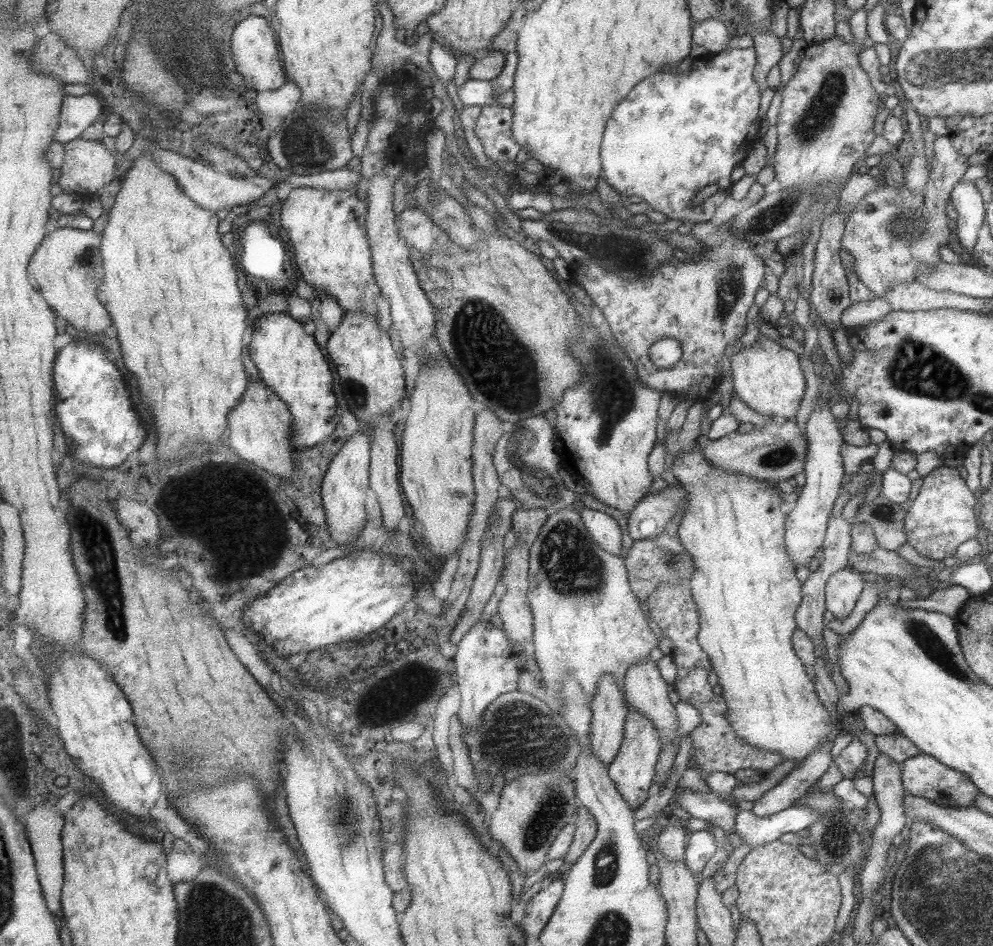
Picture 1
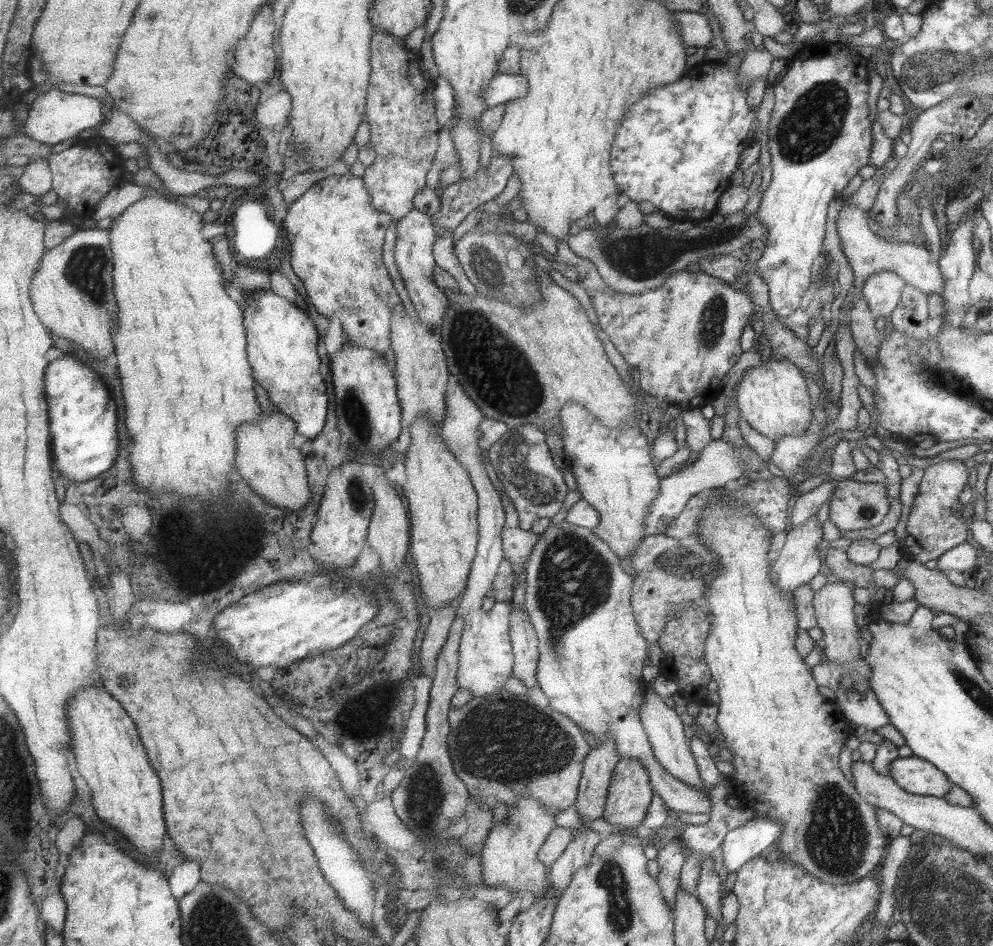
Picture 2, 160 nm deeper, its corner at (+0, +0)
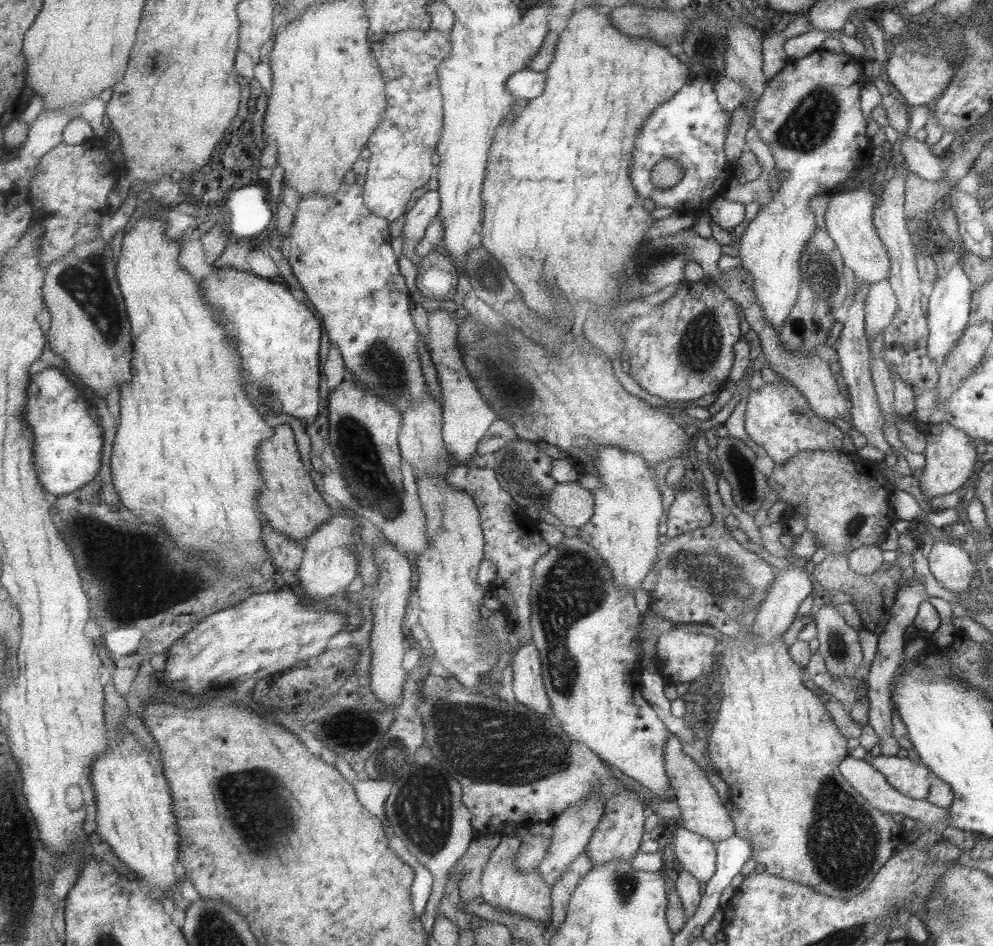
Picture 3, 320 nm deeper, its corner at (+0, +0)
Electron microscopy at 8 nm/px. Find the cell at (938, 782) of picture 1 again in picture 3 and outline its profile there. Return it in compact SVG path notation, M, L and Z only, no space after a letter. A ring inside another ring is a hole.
M878 755L867 758L867 762L883 775L889 787L902 796L913 800L925 799L928 794L928 769L907 759L907 757Z

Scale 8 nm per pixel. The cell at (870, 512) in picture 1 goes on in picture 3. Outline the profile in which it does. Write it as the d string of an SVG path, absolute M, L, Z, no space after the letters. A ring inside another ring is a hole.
M802 451L789 462L775 464L766 477L769 490L773 490L778 500L786 504L788 515L800 514L804 518L804 530L811 532L815 542L826 554L844 556L860 546L875 545L880 536L886 534L892 523L889 504L892 489L889 474L881 469L881 463L872 463L857 455L842 454L840 451Z

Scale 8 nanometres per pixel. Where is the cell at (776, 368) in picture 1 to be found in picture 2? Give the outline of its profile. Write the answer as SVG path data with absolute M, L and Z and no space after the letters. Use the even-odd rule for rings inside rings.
M771 356L766 364L748 367L739 380L736 407L740 417L755 432L769 440L779 440L784 436L805 434L811 424L811 404L805 388L805 380L794 364L787 361L773 361Z

